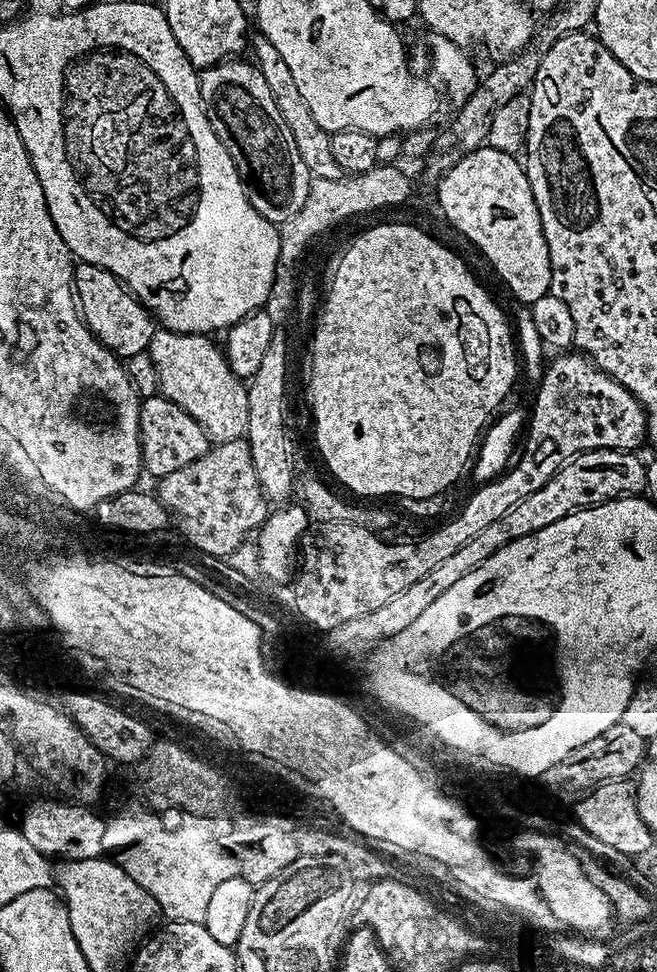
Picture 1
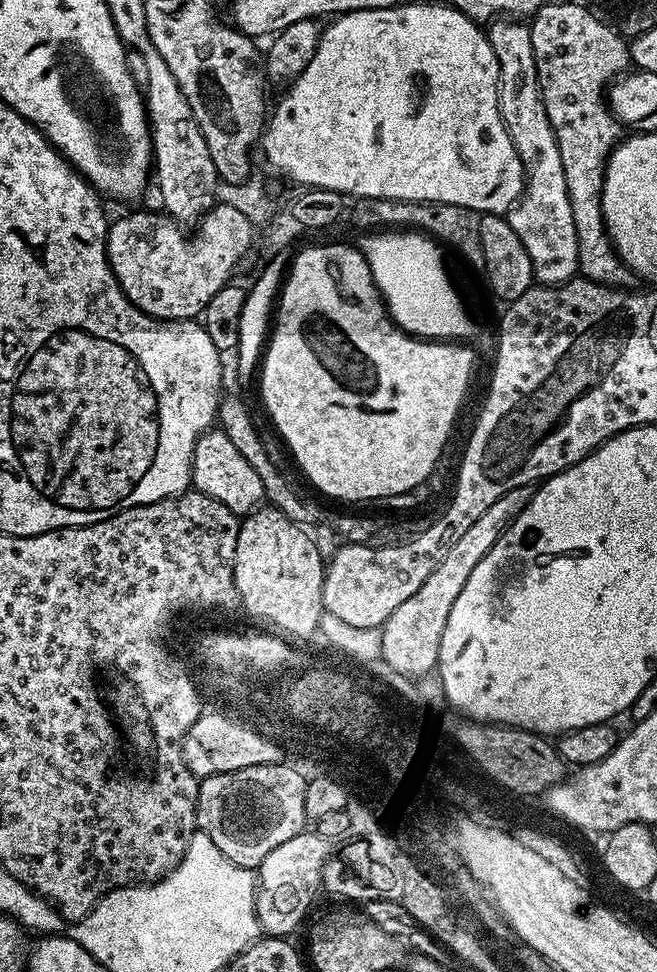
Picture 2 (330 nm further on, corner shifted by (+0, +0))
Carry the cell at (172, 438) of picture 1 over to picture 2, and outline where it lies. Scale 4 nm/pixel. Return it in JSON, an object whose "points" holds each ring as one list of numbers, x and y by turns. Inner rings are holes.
{"points":[[209,430,198,438,192,455,191,487,210,498,218,498,238,517,245,517,249,512,261,507,265,499,262,478,250,467,250,462,242,458,242,453,234,447,234,442,226,438,222,430]]}

